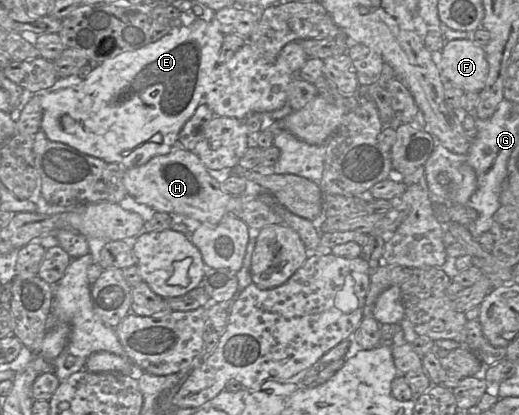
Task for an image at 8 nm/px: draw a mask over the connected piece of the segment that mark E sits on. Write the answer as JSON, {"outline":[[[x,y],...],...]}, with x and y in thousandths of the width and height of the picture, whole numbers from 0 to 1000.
{"outline":[[[382,41],[368,60],[343,63],[297,104],[285,106],[264,120],[233,128],[218,140],[202,145],[181,161],[166,188],[152,188],[148,181],[139,181],[112,190],[100,210],[66,224],[77,229],[83,263],[79,313],[106,342],[139,349],[171,373],[185,376],[220,398],[235,400],[245,410],[266,405],[285,390],[297,388],[304,378],[333,364],[343,352],[355,349],[355,301],[372,280],[382,255],[387,248],[395,248],[401,239],[401,222],[412,193],[412,164],[420,149],[430,92],[432,82],[416,65],[412,48],[395,51]]]}

